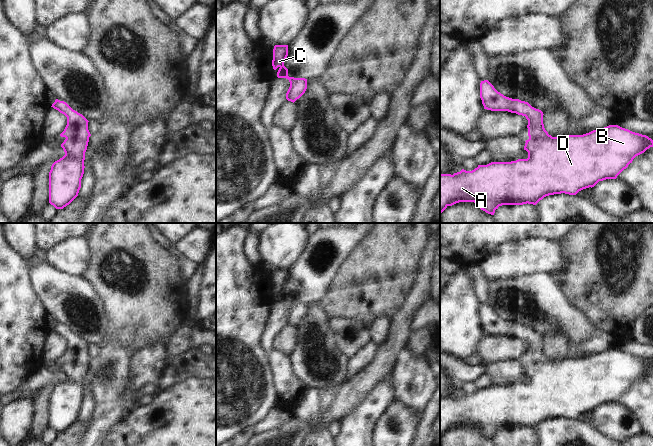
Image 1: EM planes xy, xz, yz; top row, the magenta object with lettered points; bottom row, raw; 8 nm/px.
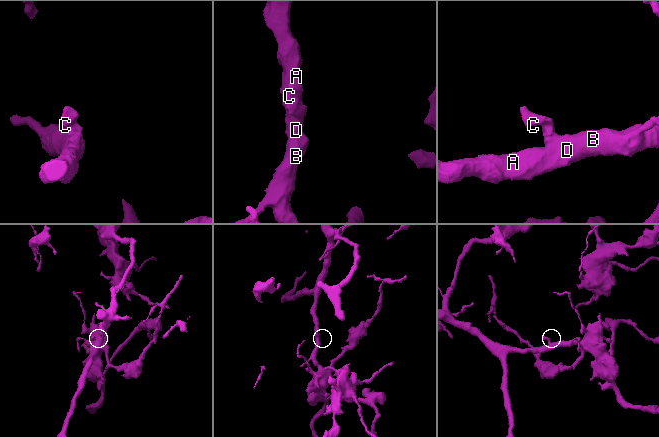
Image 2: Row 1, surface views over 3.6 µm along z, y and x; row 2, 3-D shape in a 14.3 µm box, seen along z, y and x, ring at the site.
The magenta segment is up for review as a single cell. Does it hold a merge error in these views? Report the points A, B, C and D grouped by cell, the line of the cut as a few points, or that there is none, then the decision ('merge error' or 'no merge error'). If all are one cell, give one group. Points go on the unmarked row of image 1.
A B C D | no cut | no merge error

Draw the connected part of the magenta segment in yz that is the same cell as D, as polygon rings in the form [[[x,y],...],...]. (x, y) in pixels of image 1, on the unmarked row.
[[[488,304],[480,307],[480,322],[484,333],[508,335],[526,341],[529,363],[525,365],[524,374],[528,376],[528,382],[491,386],[478,389],[472,395],[462,393],[453,399],[440,398],[440,439],[448,430],[459,426],[474,426],[481,434],[494,439],[502,429],[536,429],[549,419],[576,419],[583,413],[594,411],[599,405],[616,403],[636,380],[653,371],[653,364],[648,360],[618,349],[609,349],[583,359],[552,361],[544,352],[541,334],[528,326],[504,320]]]

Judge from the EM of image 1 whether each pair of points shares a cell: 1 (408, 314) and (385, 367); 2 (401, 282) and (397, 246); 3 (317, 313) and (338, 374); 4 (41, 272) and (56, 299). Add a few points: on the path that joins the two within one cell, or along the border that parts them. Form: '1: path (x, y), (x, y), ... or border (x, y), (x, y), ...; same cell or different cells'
1: path (398, 327), (391, 336), (386, 354); same cell
2: path (397, 273), (397, 255); same cell
3: path (317, 328), (317, 353), (323, 359); same cell
4: path (46, 279), (56, 292); same cell

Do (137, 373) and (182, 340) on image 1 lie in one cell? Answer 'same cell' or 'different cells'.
same cell

